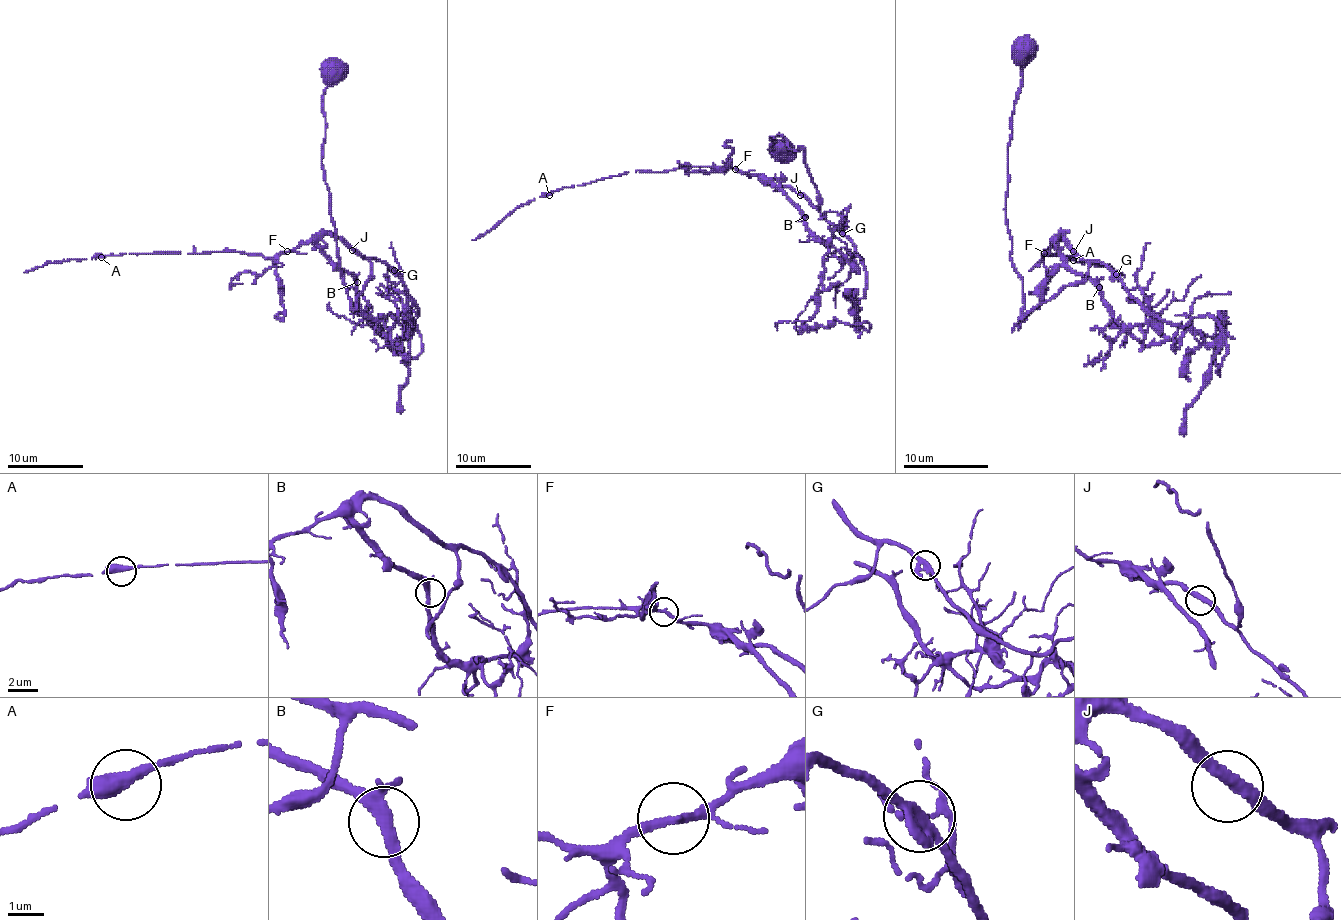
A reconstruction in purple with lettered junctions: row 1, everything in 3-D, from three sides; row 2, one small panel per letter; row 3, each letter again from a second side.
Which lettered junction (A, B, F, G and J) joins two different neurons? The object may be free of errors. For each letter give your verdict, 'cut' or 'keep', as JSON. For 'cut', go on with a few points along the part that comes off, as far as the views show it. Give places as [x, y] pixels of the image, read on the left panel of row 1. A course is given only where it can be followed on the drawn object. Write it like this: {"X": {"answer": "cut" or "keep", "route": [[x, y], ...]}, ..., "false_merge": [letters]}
{"A": {"answer": "keep"}, "B": {"answer": "keep"}, "F": {"answer": "keep"}, "G": {"answer": "keep"}, "J": {"answer": "keep"}, "false_merge": []}

